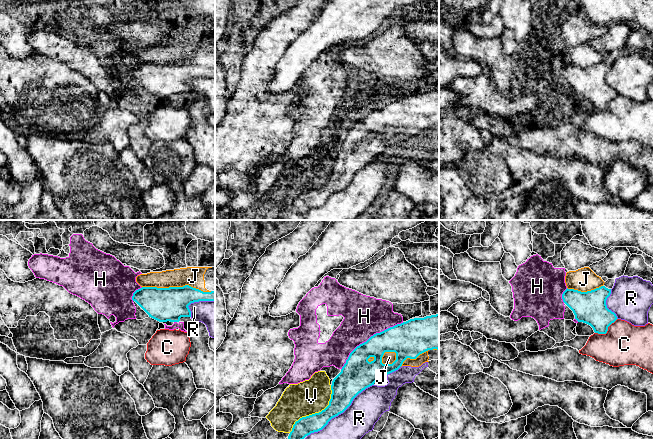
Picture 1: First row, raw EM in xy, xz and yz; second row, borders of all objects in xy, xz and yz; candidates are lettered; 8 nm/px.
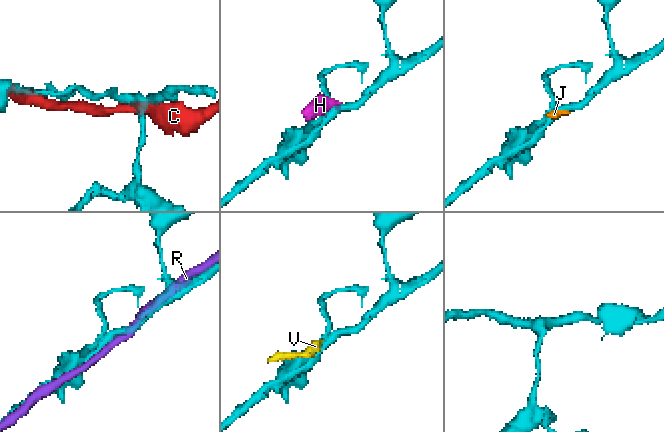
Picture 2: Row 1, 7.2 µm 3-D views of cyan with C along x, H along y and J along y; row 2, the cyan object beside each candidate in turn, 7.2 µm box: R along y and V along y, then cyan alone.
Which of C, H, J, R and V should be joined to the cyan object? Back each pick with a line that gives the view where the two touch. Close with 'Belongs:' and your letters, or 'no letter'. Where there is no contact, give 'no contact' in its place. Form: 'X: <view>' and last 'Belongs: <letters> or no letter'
Belongs: no letter

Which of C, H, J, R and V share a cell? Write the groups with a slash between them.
C / H / J V / R

